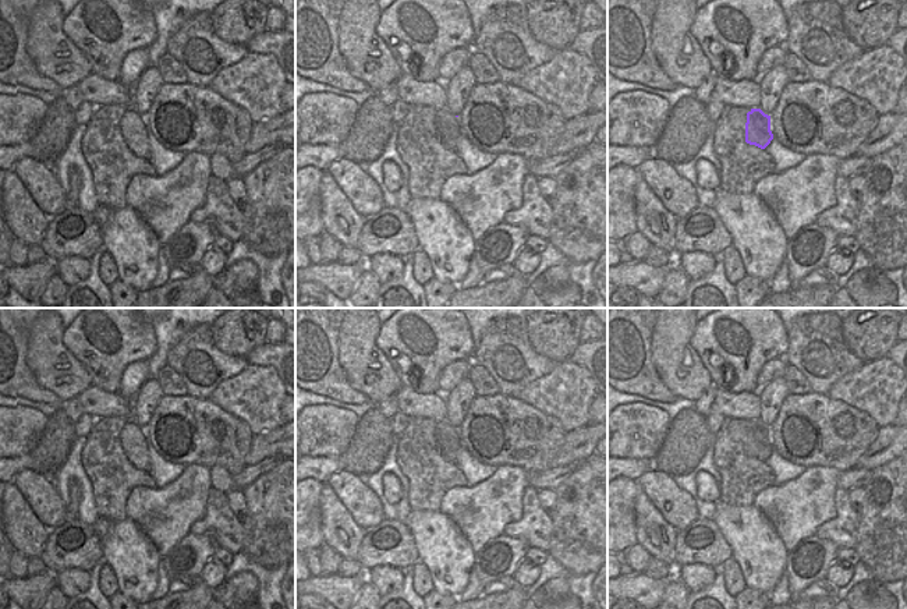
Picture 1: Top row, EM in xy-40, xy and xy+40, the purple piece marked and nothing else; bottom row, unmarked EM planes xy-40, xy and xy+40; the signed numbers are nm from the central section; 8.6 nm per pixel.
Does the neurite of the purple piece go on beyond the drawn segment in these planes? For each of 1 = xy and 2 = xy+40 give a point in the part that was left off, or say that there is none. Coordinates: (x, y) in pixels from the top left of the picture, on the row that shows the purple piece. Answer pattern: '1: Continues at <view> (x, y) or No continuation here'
1: No continuation here
2: No continuation here

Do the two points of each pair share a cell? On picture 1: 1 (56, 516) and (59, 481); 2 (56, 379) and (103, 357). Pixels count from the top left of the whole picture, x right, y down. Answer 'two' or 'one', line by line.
1: two
2: two

